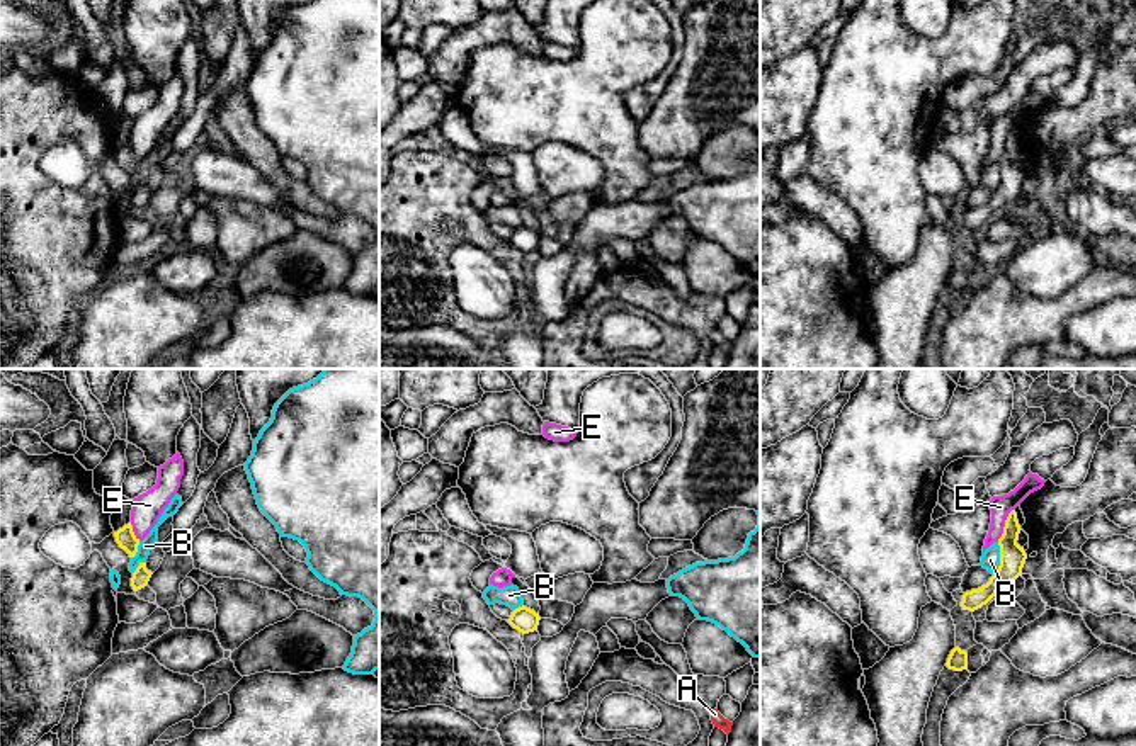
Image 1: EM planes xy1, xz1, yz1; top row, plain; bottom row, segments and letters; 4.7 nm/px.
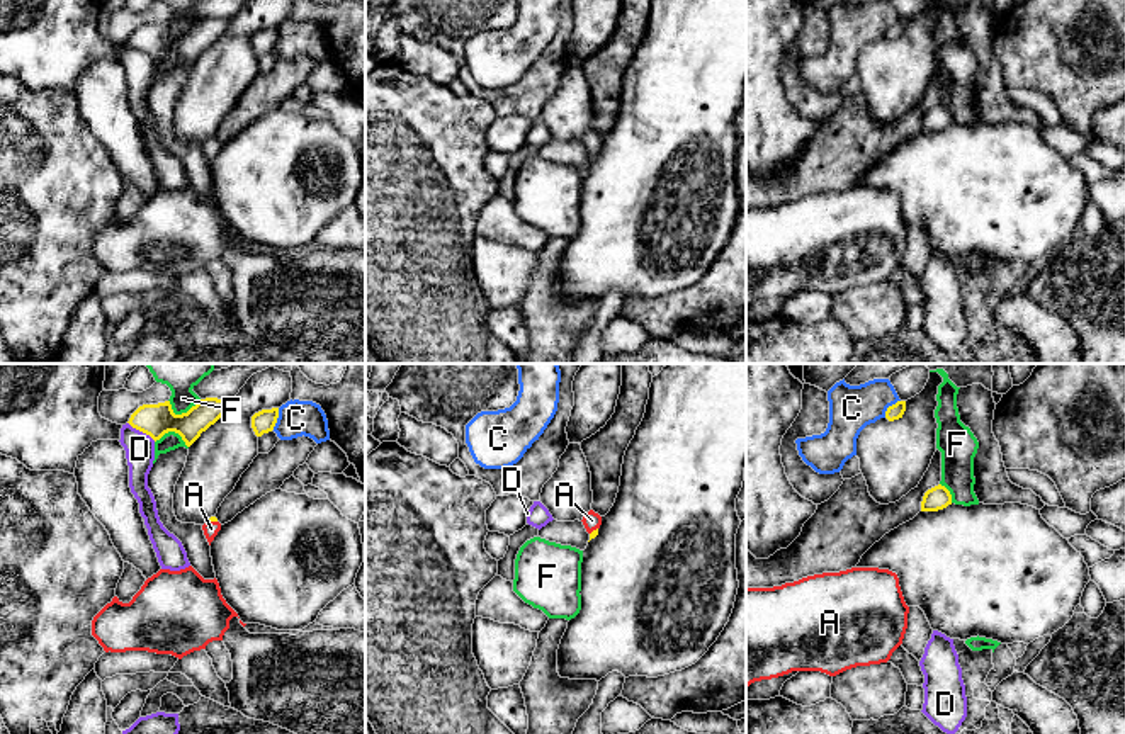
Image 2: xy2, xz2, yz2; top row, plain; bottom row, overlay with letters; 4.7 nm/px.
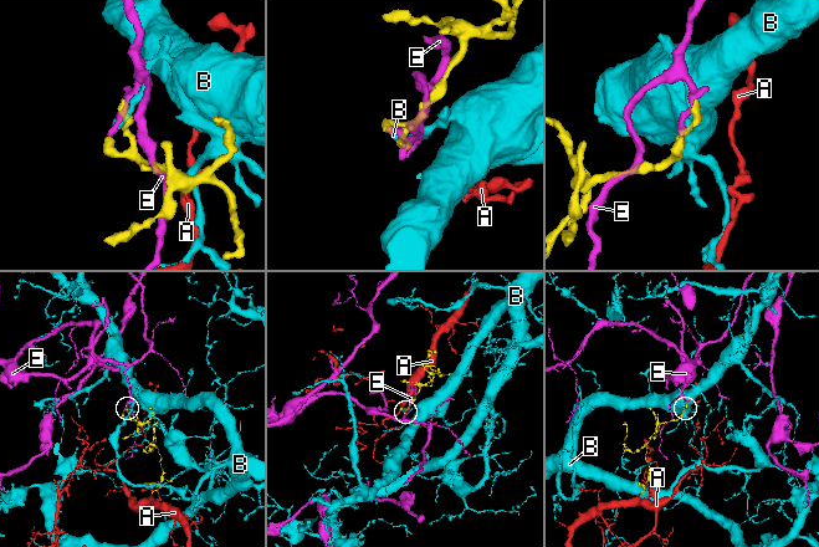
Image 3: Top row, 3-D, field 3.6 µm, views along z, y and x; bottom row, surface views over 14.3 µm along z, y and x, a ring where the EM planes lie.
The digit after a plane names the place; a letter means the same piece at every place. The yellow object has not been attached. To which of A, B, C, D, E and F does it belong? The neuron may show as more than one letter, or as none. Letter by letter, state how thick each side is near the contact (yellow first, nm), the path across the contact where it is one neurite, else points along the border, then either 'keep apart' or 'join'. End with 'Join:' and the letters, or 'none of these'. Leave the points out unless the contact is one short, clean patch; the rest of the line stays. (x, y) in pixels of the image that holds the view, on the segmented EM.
A: 30/70 nm | across xy2 (213, 519), (213, 520), (211, 529) | join
B: 120/90 nm | along yz1 (999, 542), (999, 566), (992, 573) | keep apart
C: 70/220 nm | keep apart
D: 160/140 nm | keep apart
E: 120/100 nm | keep apart
F: 160/240 nm | keep apart
Join: A

